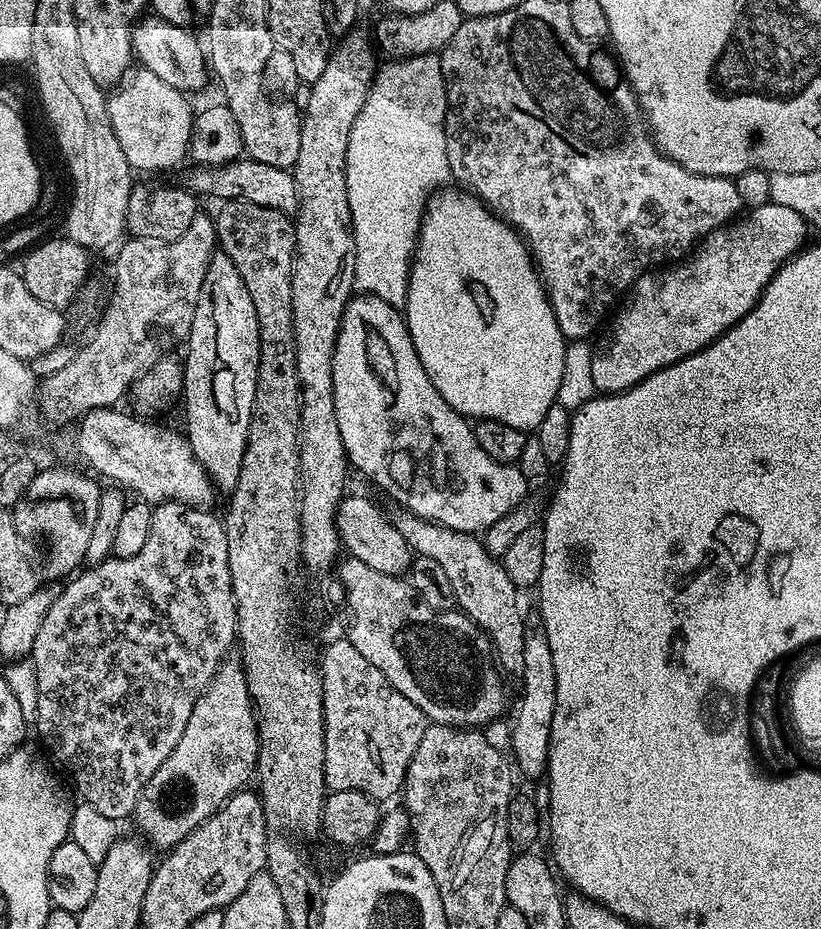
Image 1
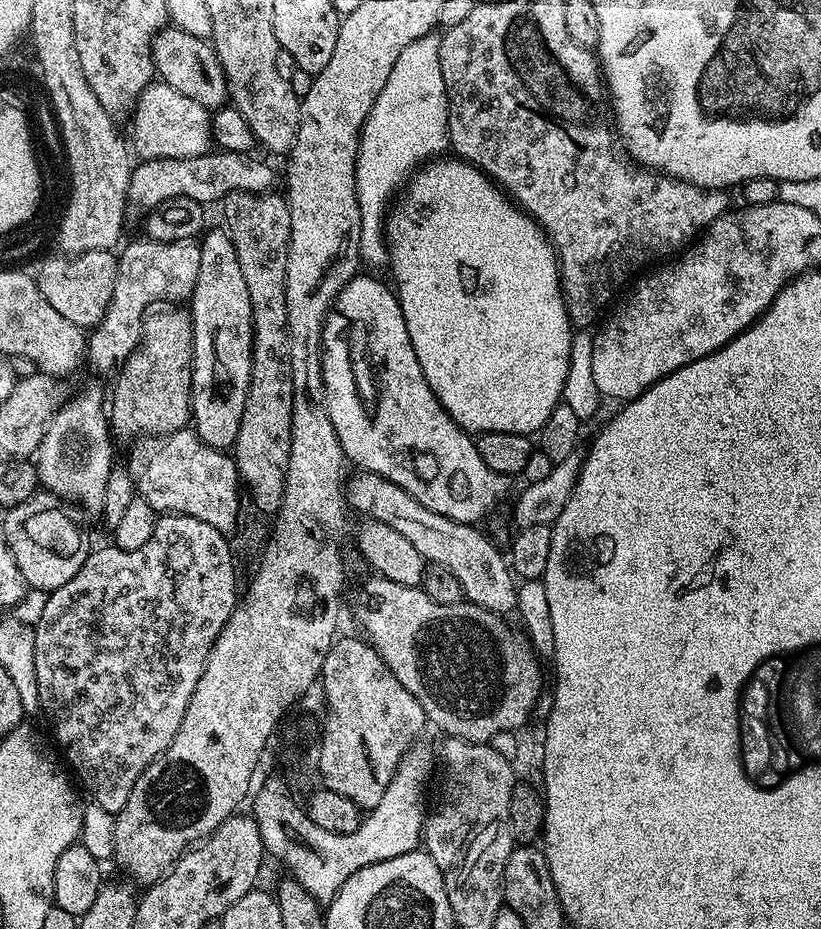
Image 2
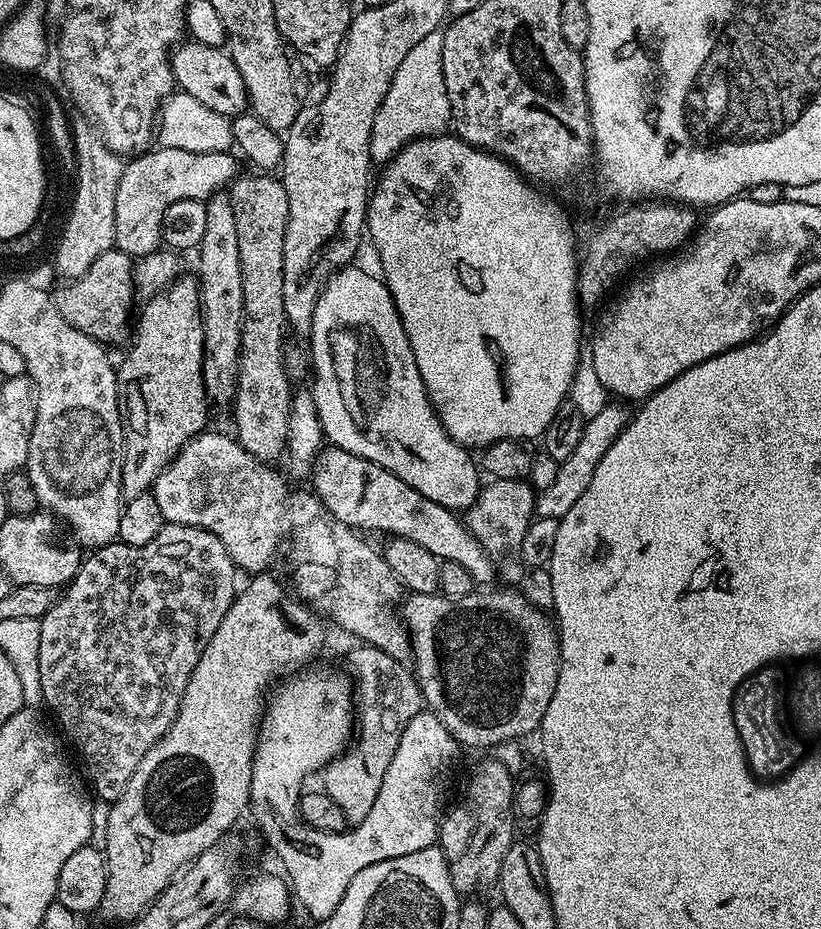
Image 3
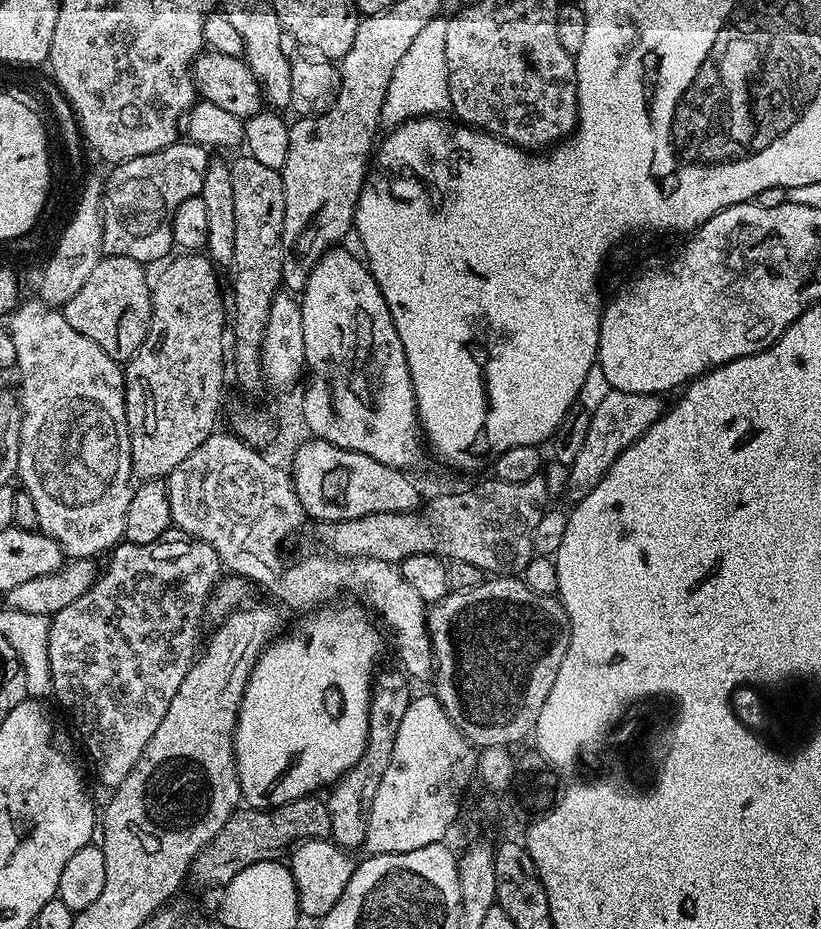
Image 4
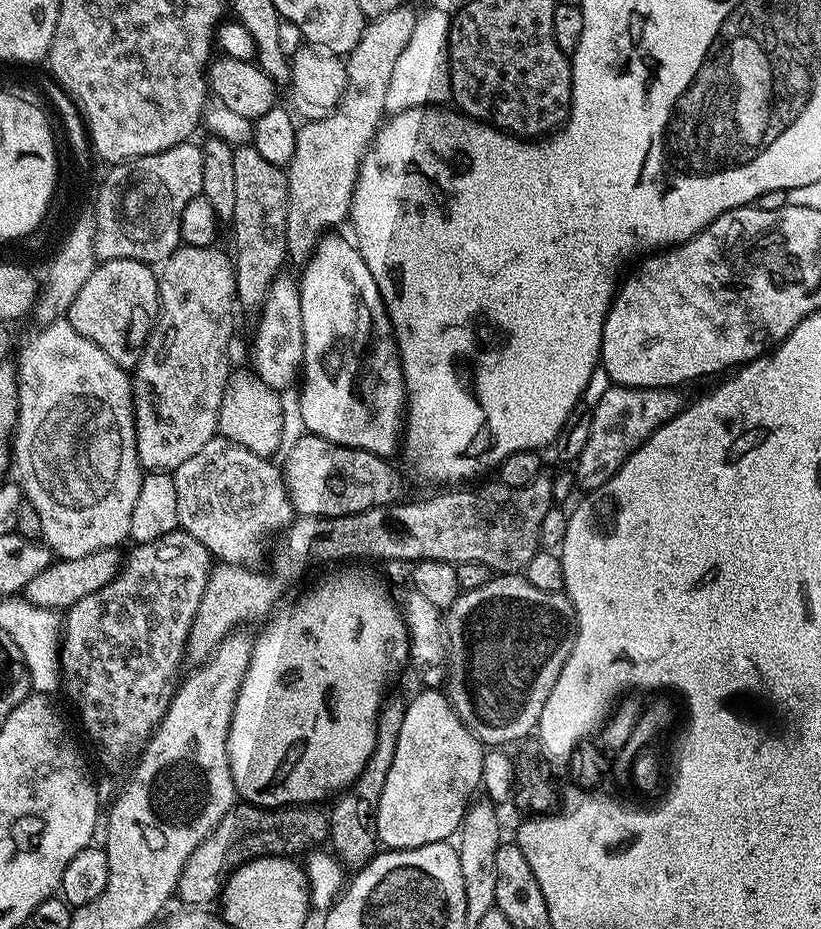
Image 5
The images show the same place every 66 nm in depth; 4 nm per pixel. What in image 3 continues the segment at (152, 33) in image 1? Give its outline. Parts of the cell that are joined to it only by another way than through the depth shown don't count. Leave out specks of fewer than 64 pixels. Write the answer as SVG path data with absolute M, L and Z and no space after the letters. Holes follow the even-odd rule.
M184 42L171 53L170 59L179 91L188 92L190 98L198 98L202 106L210 106L210 110L218 110L218 114L229 118L243 116L249 111L246 82L242 82L238 66L234 66L231 55L224 48Z

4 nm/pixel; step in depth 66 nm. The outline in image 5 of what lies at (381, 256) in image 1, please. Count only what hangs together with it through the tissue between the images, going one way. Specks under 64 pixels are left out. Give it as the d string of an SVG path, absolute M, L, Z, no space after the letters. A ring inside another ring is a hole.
M430 8L416 16L414 30L407 39L390 74L390 84L386 88L386 110L395 111L397 106L432 106L444 104L451 99L452 83L449 76L449 26L451 15L440 8Z

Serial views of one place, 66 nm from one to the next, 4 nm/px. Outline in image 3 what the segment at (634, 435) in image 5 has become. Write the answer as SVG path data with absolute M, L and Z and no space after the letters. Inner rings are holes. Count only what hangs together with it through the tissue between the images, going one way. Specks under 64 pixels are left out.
M612 403L616 404L604 404L593 416L589 415L585 419L582 438L578 442L578 447L574 449L574 454L570 454L570 458L559 461L559 470L555 475L554 482L551 482L550 486L539 489L536 498L537 517L554 518L560 521L568 513L570 506L574 506L574 502L578 502L578 498L582 498L582 494L586 494L586 486L590 486L590 478L594 474L602 454L606 454L606 450L610 450L610 446L614 446L618 434L622 434L622 430L630 419L630 412L624 409L627 407L623 403Z

